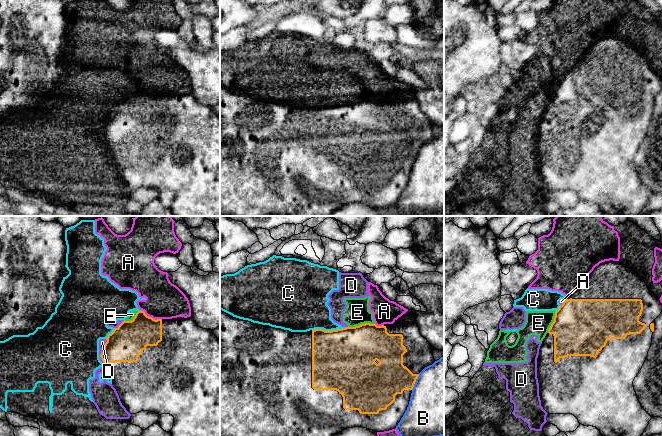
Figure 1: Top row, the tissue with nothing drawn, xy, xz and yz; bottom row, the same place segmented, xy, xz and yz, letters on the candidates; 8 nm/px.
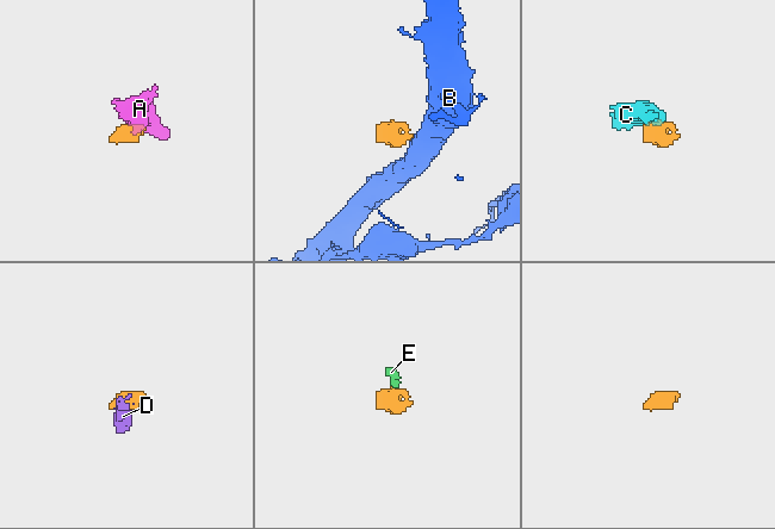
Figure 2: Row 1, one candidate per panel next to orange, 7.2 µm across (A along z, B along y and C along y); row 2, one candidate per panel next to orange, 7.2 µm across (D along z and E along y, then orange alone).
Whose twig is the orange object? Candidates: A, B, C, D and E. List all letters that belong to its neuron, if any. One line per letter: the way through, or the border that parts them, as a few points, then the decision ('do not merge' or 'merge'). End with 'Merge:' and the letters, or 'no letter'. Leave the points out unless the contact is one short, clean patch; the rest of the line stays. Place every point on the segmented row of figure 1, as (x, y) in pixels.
A: do not merge
B: border along xz (419, 374), (411, 389); do not merge
C: do not merge
D: border along xy (106, 339), (100, 355), (102, 362); do not merge
E: border along xz (374, 322), (348, 326); do not merge
Merge: no letter

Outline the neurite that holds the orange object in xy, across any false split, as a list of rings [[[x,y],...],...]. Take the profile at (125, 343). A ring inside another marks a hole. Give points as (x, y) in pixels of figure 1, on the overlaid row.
[[[138,311],[131,321],[123,321],[106,338],[103,352],[100,357],[106,366],[106,372],[112,379],[112,385],[116,389],[122,405],[130,414],[141,411],[155,412],[159,415],[170,414],[174,417],[174,425],[170,434],[172,436],[220,436],[220,340],[211,330],[199,327],[192,316],[172,319],[153,319]]]

